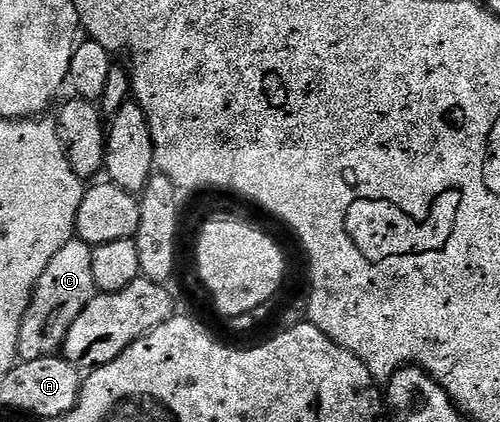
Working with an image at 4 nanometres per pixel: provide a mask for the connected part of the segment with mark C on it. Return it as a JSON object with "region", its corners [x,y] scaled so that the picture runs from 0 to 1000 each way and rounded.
{"region":[[[150,562],[136,571],[136,581],[128,581],[128,590],[120,590],[120,600],[112,600],[112,609],[104,609],[96,637],[88,637],[68,687],[68,701],[60,706],[60,727],[52,735],[44,787],[36,801],[36,839],[46,853],[72,855],[90,841],[110,839],[130,813],[136,780],[144,780],[144,761],[152,761],[152,751],[160,751],[160,742],[168,742],[168,732],[186,713],[192,697],[184,642],[186,600],[188,588],[178,576]]]}

